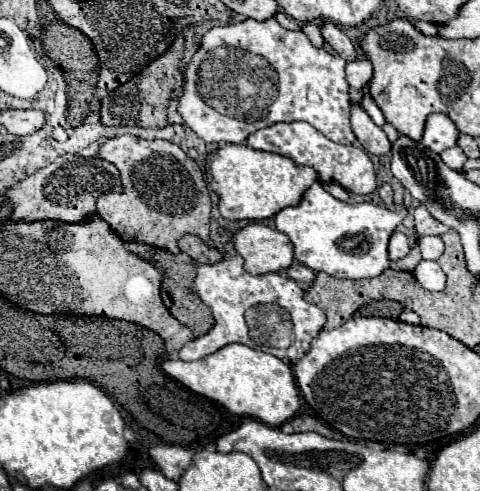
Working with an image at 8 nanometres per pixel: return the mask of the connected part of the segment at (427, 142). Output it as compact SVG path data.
M432 112L426 120L426 128L424 128L424 136L422 136L422 144L426 148L430 148L432 152L444 152L446 148L456 146L460 132L456 128L456 124L452 124L450 116L444 116L442 112Z

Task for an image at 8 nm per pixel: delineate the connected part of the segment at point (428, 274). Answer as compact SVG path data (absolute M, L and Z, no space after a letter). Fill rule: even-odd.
M420 260L420 264L416 266L416 270L412 272L416 276L416 280L426 288L426 290L442 290L446 286L446 276L444 270L440 268L438 262L432 260Z

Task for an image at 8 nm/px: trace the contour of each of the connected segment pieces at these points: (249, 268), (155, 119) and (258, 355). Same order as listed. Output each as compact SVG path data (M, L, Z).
M252 222L246 224L242 230L238 230L232 236L232 244L236 248L236 252L244 258L244 270L250 274L266 274L266 272L282 272L286 270L292 260L294 260L294 252L292 252L292 242L286 234L278 232L272 226L266 226L262 222Z
M178 36L172 42L172 48L164 52L164 56L158 56L152 60L144 72L136 74L128 84L122 84L116 88L116 92L110 92L102 100L100 108L100 120L106 126L142 126L142 128L162 128L166 126L166 108L170 102L170 94L176 88L176 72L180 70L180 58L184 52L184 38Z
M228 344L208 354L204 360L164 360L160 366L168 376L176 378L192 392L218 402L230 414L254 416L268 426L288 422L300 408L300 394L290 366L272 354L252 350L244 344Z

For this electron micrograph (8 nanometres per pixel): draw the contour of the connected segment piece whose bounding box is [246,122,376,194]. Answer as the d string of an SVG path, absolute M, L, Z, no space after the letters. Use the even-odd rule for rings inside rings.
M308 122L272 124L268 128L262 128L254 134L250 134L246 144L256 150L266 150L266 152L276 152L276 154L288 156L296 164L310 166L318 172L320 182L340 184L344 190L348 190L352 194L370 194L376 188L376 174L374 174L372 160L368 158L368 154L362 148L336 144L336 142L328 140L324 134L320 134L316 128L312 128Z

